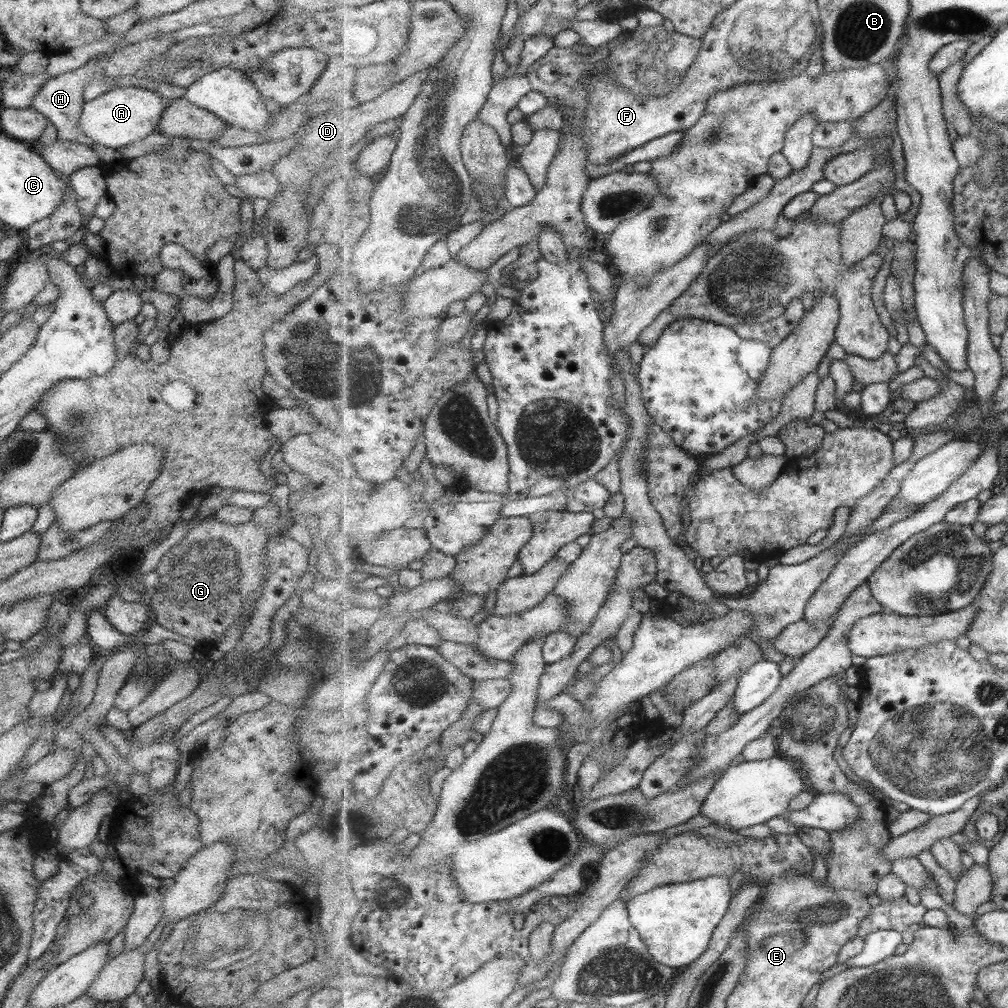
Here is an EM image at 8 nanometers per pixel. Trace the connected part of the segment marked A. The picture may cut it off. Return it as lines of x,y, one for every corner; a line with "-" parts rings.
115,87
114,90
104,92
94,100
84,101
79,130
92,143
120,150
123,146
159,132
157,127
160,125
160,117
170,103
172,98
167,98
148,88

